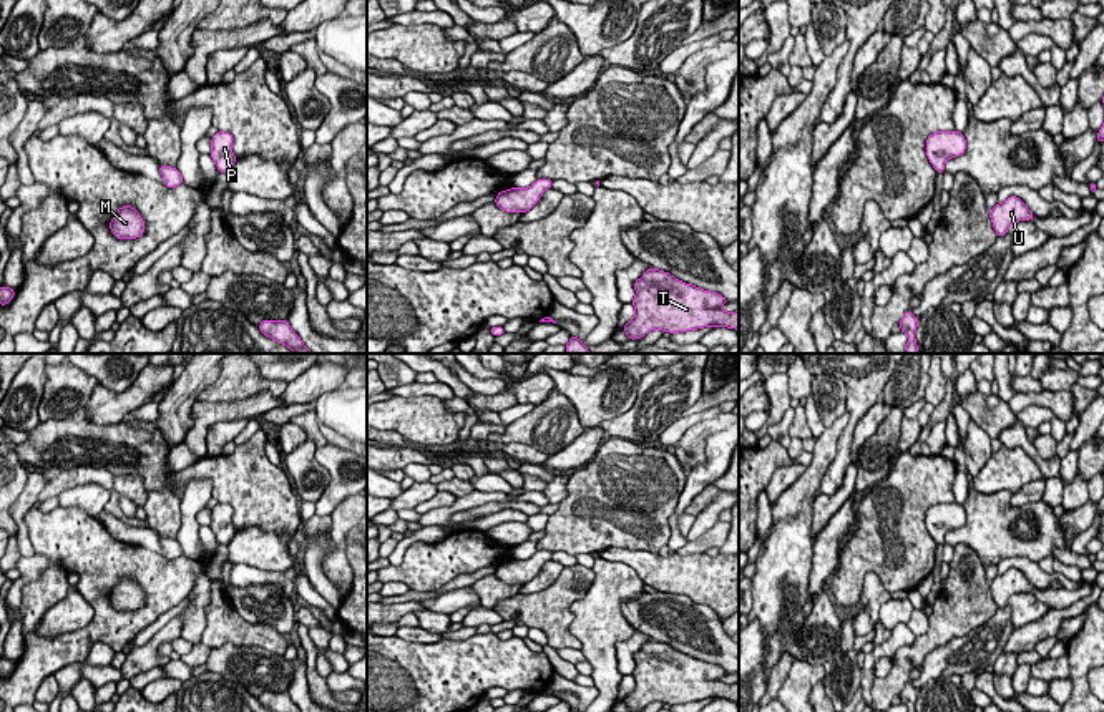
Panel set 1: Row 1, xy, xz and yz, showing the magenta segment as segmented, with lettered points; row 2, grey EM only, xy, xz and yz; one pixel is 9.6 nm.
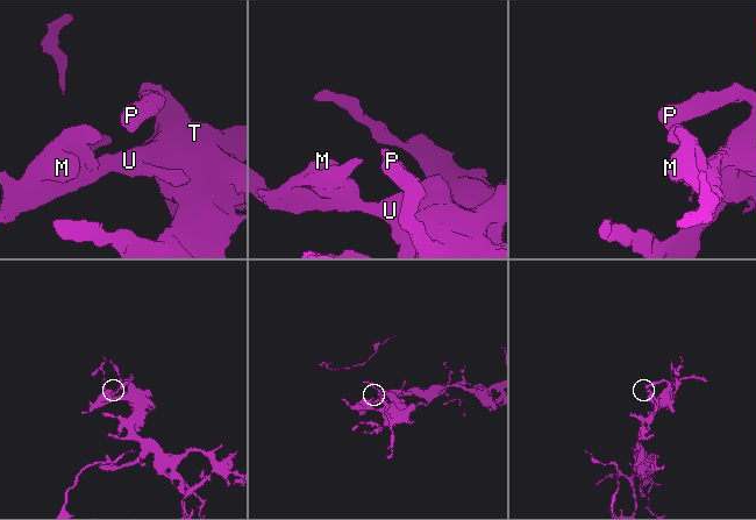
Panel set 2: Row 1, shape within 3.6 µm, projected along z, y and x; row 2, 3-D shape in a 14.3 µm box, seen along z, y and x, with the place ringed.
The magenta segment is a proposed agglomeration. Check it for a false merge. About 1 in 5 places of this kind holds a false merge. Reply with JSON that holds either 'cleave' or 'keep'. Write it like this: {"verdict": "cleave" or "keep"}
{"verdict": "keep"}

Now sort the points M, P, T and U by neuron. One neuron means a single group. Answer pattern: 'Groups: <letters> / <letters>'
Groups: M P T U

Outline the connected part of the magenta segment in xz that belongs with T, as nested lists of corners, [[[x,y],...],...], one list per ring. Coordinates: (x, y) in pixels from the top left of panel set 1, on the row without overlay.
[[[647,641],[634,654],[634,690],[623,702],[629,712],[642,710],[651,702],[671,705],[704,699],[727,699],[739,702],[739,682],[721,679],[729,672],[717,664],[686,656],[669,644]]]

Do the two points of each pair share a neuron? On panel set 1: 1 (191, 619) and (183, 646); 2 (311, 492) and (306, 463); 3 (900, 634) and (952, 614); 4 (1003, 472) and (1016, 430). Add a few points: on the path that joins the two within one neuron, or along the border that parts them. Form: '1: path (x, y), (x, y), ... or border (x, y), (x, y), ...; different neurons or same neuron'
1: border (180, 636), (191, 644); different neurons
2: path (309, 485), (306, 470); same neuron
3: border (917, 636), (892, 656); different neurons
4: border (1003, 443), (1020, 447), (1041, 472); different neurons

